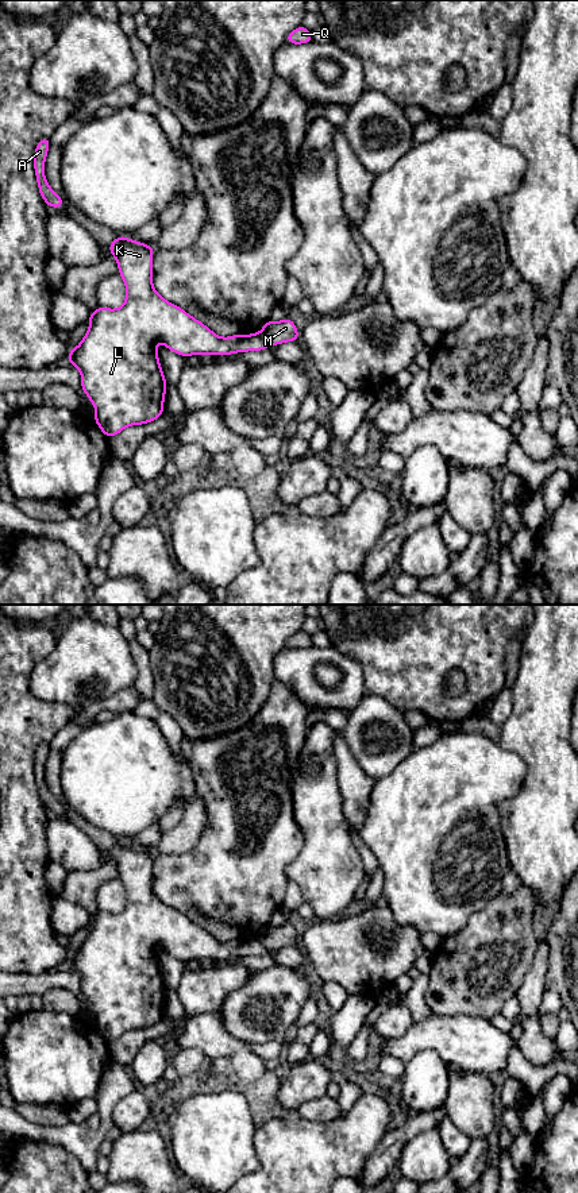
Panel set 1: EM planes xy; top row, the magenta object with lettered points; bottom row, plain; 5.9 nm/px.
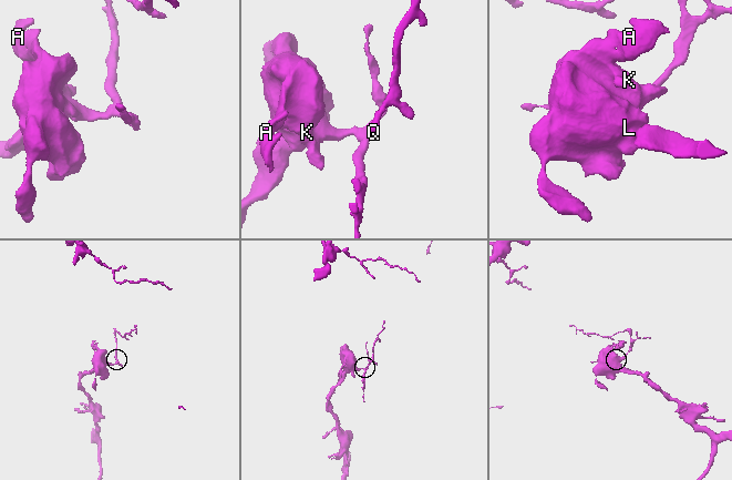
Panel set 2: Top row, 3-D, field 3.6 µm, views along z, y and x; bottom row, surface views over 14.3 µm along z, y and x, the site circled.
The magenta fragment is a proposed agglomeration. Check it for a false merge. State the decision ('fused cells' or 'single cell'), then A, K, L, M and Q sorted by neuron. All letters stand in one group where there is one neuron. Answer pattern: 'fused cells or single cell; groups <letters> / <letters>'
fused cells; groups A K L / M Q

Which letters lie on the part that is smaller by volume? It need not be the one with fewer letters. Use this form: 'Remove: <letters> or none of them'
Remove: M, Q

